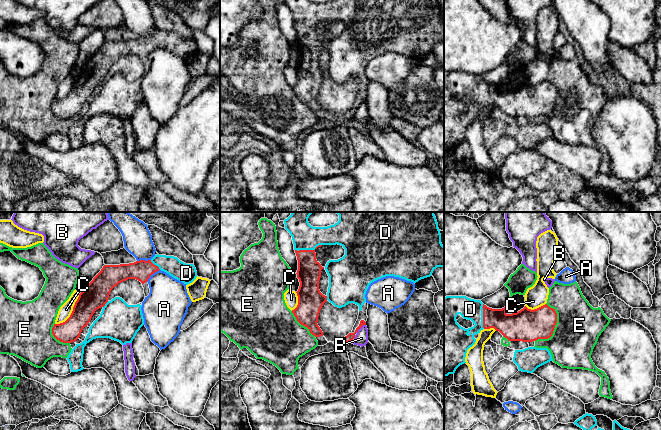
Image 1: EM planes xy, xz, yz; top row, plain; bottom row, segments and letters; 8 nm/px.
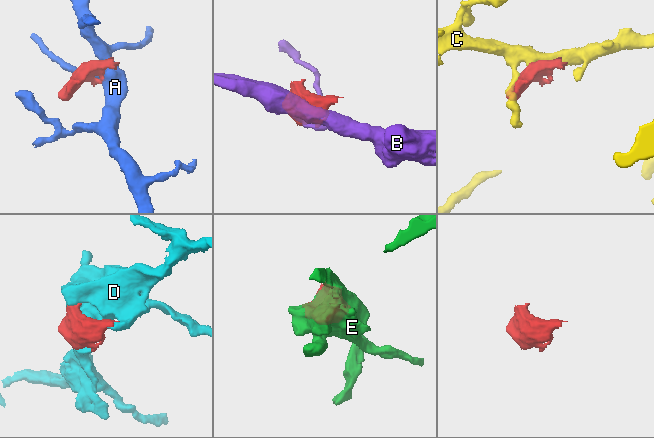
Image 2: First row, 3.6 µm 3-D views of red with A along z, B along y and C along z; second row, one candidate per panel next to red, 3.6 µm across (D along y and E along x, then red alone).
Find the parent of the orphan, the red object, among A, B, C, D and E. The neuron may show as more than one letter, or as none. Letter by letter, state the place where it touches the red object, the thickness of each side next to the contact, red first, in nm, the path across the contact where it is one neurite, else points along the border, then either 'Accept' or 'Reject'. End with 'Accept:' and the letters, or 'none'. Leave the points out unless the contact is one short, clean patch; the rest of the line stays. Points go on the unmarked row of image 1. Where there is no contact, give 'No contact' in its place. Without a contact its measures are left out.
A: Touches red at xy (152, 49). Thickness 160 nm (red) against 320 nm. Reject
B: Touches red at xz (360, 103). Thickness 60 nm (red) against 110 nm. Reject
C: Touches red at xy (72, 88). Thickness 200 nm (red) against 100 nm. Reject
D: Touches red at xz (308, 26). Thickness 190 nm (red) against 200 nm. Accept
E: Touches red at yz (554, 103). Thickness 260 nm (red) against 360 nm. Reject
Accept: D

